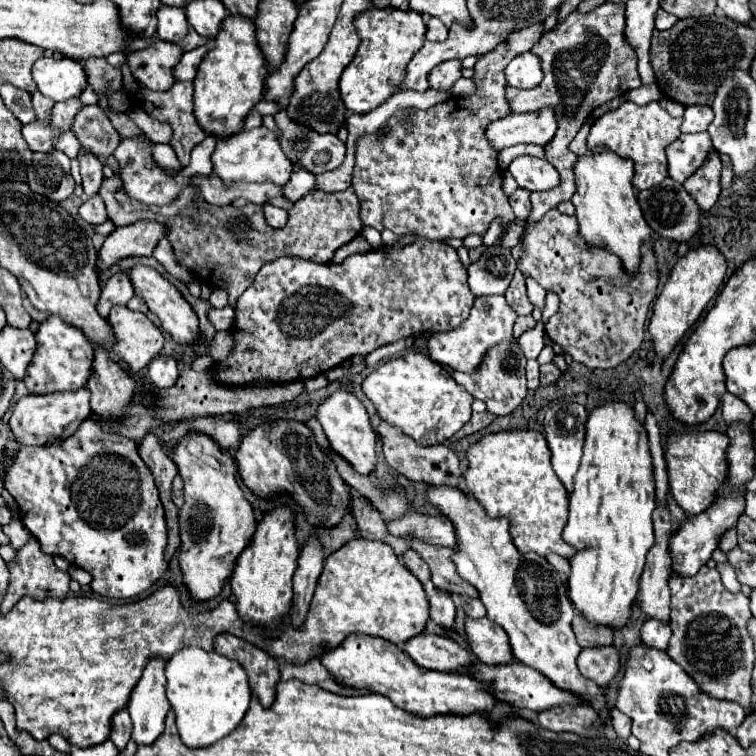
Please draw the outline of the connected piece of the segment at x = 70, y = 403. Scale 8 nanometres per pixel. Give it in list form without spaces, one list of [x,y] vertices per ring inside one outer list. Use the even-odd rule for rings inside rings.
[[[82,387],[76,393],[50,393],[50,395],[26,395],[18,399],[14,413],[10,417],[10,427],[14,439],[22,445],[44,445],[56,441],[66,425],[74,421],[84,421],[90,417],[90,391]]]

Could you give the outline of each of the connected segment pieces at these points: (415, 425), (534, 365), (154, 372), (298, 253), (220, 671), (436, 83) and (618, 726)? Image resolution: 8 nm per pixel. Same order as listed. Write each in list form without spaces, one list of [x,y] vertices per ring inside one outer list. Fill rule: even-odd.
[[[406,353],[386,361],[362,381],[364,395],[374,403],[382,421],[398,427],[418,445],[436,445],[450,439],[472,415],[472,395],[452,381],[450,373],[422,353]]]
[[[528,361],[528,367],[526,367],[526,379],[528,379],[528,389],[536,389],[536,387],[540,385],[538,361]]]
[[[158,355],[148,363],[148,379],[158,387],[166,389],[178,381],[178,361],[172,355]]]
[[[114,175],[110,179],[102,179],[98,195],[106,203],[108,217],[118,227],[136,221],[158,221],[164,225],[178,263],[190,271],[196,281],[206,283],[212,289],[224,289],[232,307],[248,285],[252,285],[262,265],[278,257],[300,257],[314,263],[330,263],[334,251],[362,231],[360,203],[352,187],[340,193],[308,193],[308,197],[296,201],[288,211],[288,223],[282,229],[274,229],[266,223],[262,205],[246,203],[244,207],[218,207],[204,201],[198,191],[200,189],[196,187],[186,187],[172,205],[150,207],[128,199],[120,179]]]
[[[196,645],[182,647],[172,655],[166,663],[166,679],[166,697],[176,715],[180,739],[188,747],[210,747],[230,735],[244,719],[252,699],[248,673],[238,661]]]
[[[444,61],[444,63],[436,65],[436,69],[430,71],[428,83],[432,85],[432,89],[450,91],[452,85],[454,85],[460,77],[462,77],[462,63],[460,63],[460,61]]]
[[[612,709],[612,725],[614,725],[614,731],[618,737],[622,739],[628,739],[630,737],[630,725],[632,725],[632,719],[624,713],[620,713],[618,709]]]

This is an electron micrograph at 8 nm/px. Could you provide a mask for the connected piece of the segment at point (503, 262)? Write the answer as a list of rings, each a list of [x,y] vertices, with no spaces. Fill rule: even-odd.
[[[500,245],[488,247],[478,263],[468,267],[468,285],[475,297],[488,295],[504,295],[514,275],[516,261],[510,249]]]

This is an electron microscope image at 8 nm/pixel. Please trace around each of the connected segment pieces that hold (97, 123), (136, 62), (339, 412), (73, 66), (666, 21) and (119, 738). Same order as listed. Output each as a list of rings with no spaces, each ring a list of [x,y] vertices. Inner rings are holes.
[[[84,105],[76,113],[70,131],[84,147],[92,149],[94,155],[102,157],[110,157],[120,143],[118,131],[112,127],[110,119],[98,105]]]
[[[156,41],[154,45],[128,53],[128,67],[138,83],[152,91],[166,91],[174,85],[172,67],[180,61],[182,49],[176,43]]]
[[[350,391],[348,393],[332,393],[330,397],[326,397],[318,405],[316,419],[320,421],[324,433],[326,433],[328,441],[330,441],[330,447],[336,453],[340,453],[346,461],[350,461],[358,473],[368,475],[368,473],[374,471],[374,463],[376,463],[376,451],[374,451],[376,433],[370,427],[368,413],[366,413],[362,401],[354,393],[350,393]]]
[[[42,57],[32,67],[32,75],[38,85],[38,91],[54,101],[78,97],[88,87],[88,75],[82,63],[72,61],[68,57]]]
[[[660,9],[660,11],[656,13],[656,29],[658,29],[658,31],[666,31],[666,29],[674,27],[676,21],[678,21],[678,17],[674,17],[672,13],[668,13],[668,11],[664,11],[664,9]]]
[[[122,709],[112,719],[114,721],[112,721],[112,737],[110,737],[110,741],[122,751],[126,747],[126,743],[130,741],[130,735],[132,735],[132,721],[130,721],[130,715],[128,715],[128,709]]]

